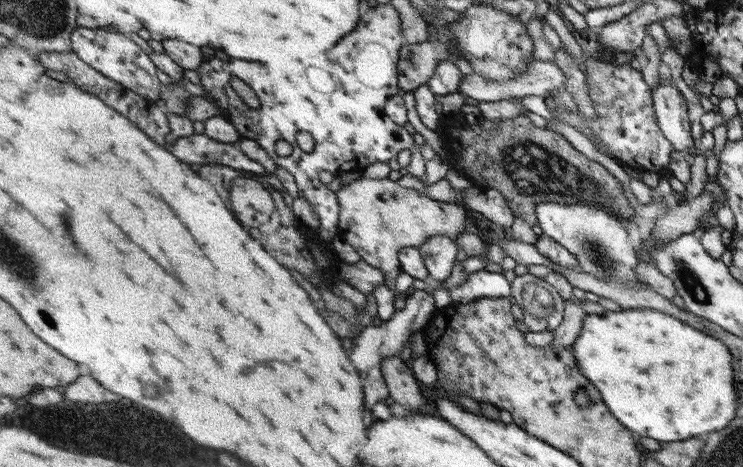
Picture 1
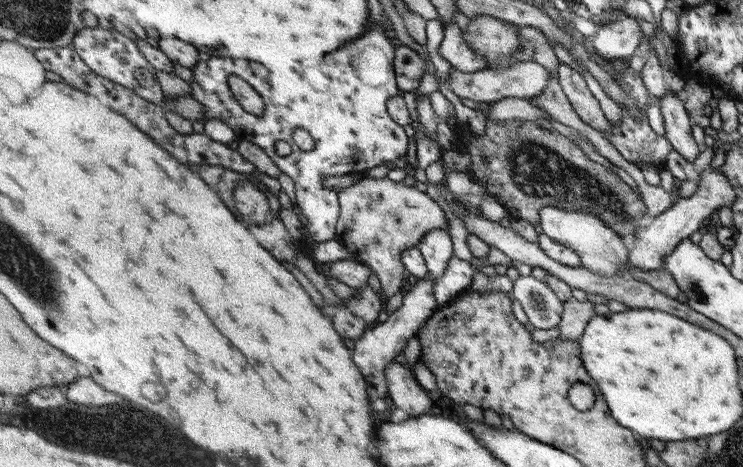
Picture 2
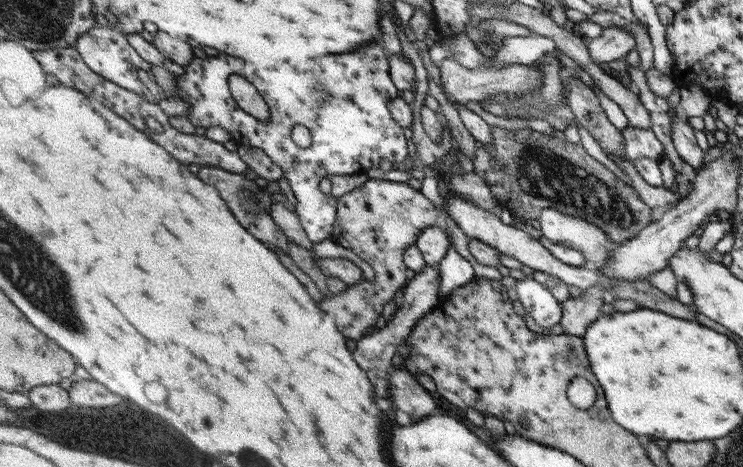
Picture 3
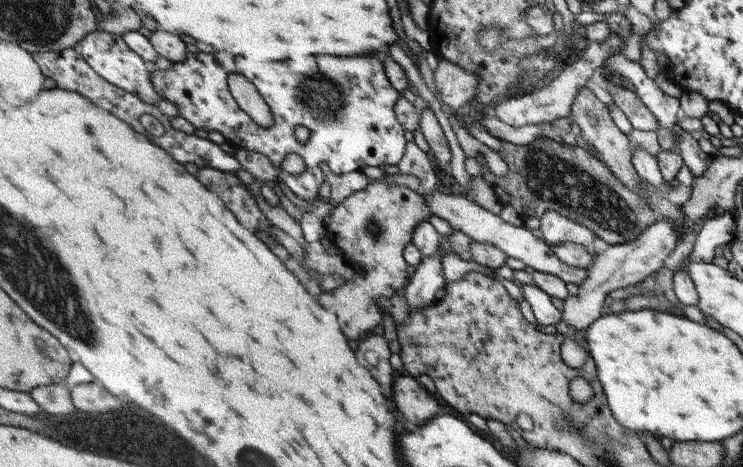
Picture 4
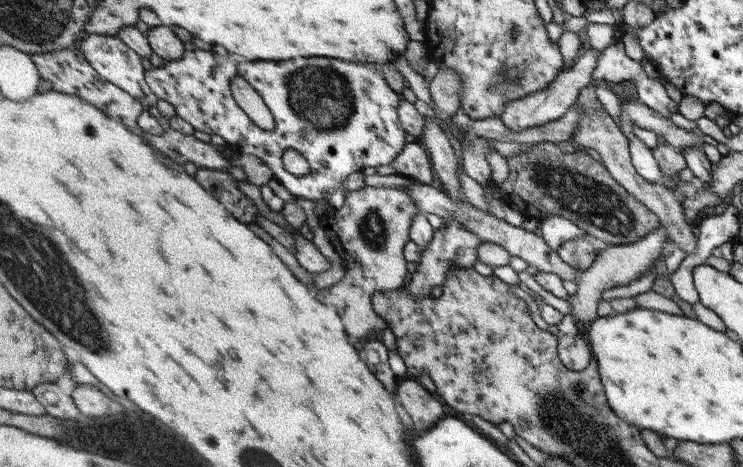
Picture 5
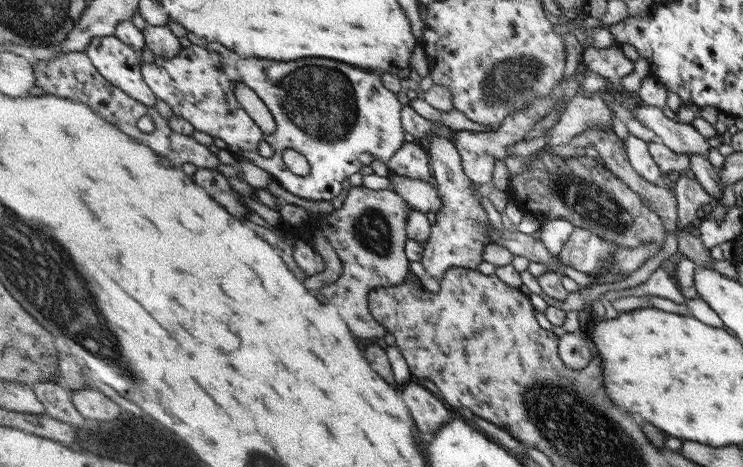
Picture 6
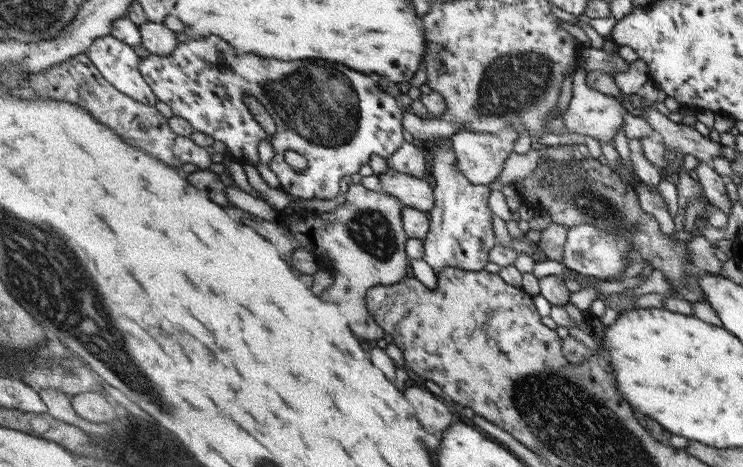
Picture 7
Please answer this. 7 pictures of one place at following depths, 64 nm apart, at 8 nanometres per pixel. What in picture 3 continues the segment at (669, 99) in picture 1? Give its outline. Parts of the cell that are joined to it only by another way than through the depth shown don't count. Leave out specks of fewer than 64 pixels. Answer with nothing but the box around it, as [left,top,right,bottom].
[671,112,705,172]

